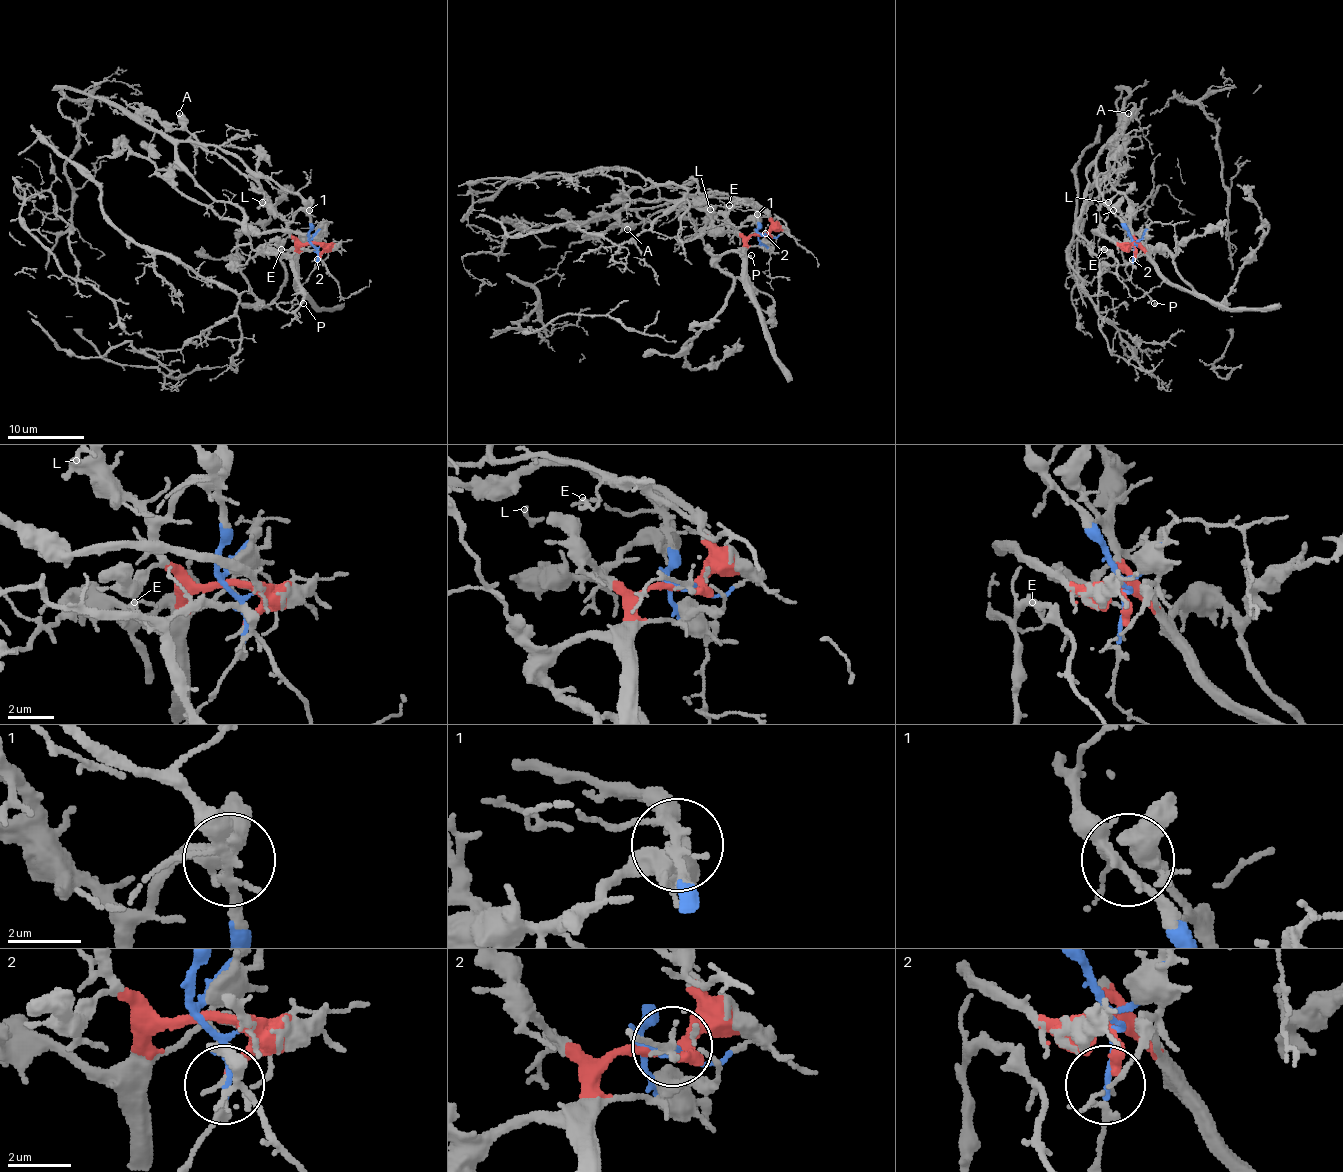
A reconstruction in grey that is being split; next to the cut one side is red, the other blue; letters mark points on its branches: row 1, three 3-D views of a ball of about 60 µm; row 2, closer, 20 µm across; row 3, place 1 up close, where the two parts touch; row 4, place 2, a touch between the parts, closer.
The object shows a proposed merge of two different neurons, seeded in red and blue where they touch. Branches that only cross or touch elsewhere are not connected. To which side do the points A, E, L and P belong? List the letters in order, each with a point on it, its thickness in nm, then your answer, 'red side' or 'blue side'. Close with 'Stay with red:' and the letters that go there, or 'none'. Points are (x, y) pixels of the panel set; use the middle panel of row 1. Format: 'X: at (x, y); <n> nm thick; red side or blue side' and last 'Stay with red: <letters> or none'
A: at (627, 229); 360 nm thick; red side
E: at (729, 205); 140 nm thick; blue side
L: at (710, 209); 200 nm thick; red side
P: at (751, 255); 80 nm thick; blue side
Stay with red: A, L

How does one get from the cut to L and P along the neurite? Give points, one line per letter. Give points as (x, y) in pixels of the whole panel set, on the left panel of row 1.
L: (311, 243), (298, 239), (290, 231), (288, 222), (265, 195), (261, 203)
P: (311, 243), (317, 266), (296, 296), (299, 304), (303, 302)

